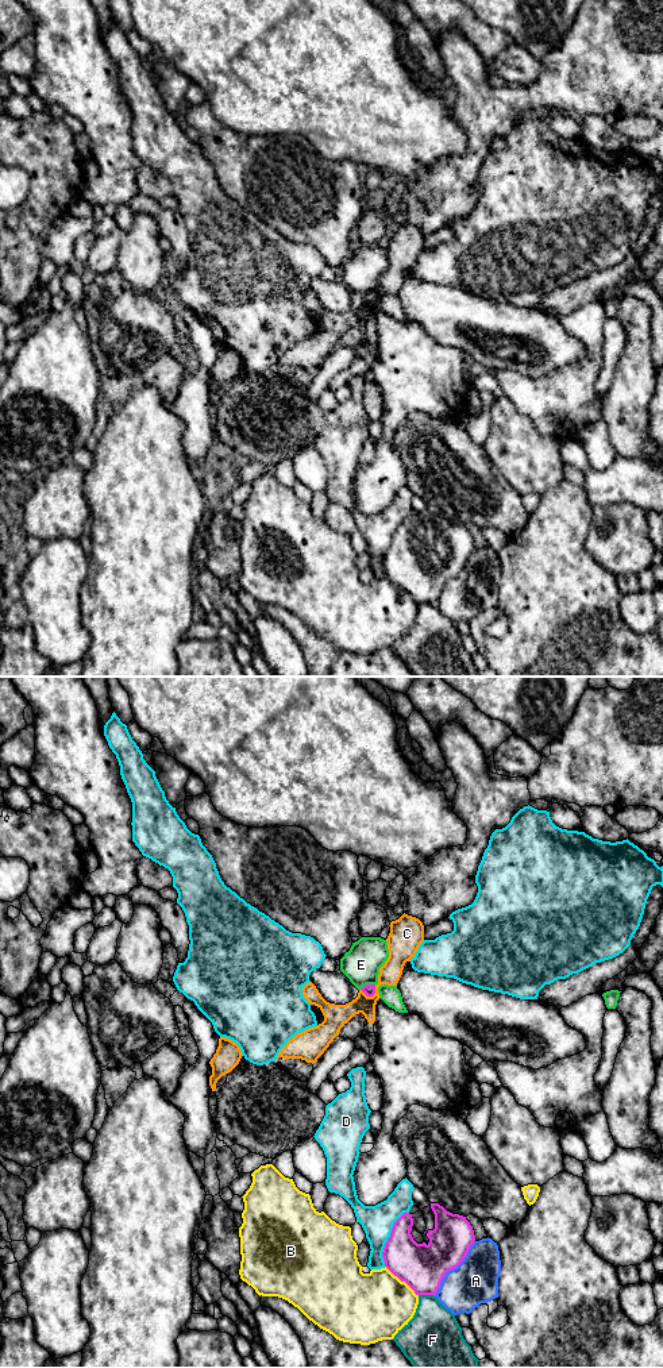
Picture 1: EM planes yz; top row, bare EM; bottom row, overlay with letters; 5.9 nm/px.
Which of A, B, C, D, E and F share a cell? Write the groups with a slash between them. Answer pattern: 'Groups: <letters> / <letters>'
Groups: A / B / C / D / E / F

